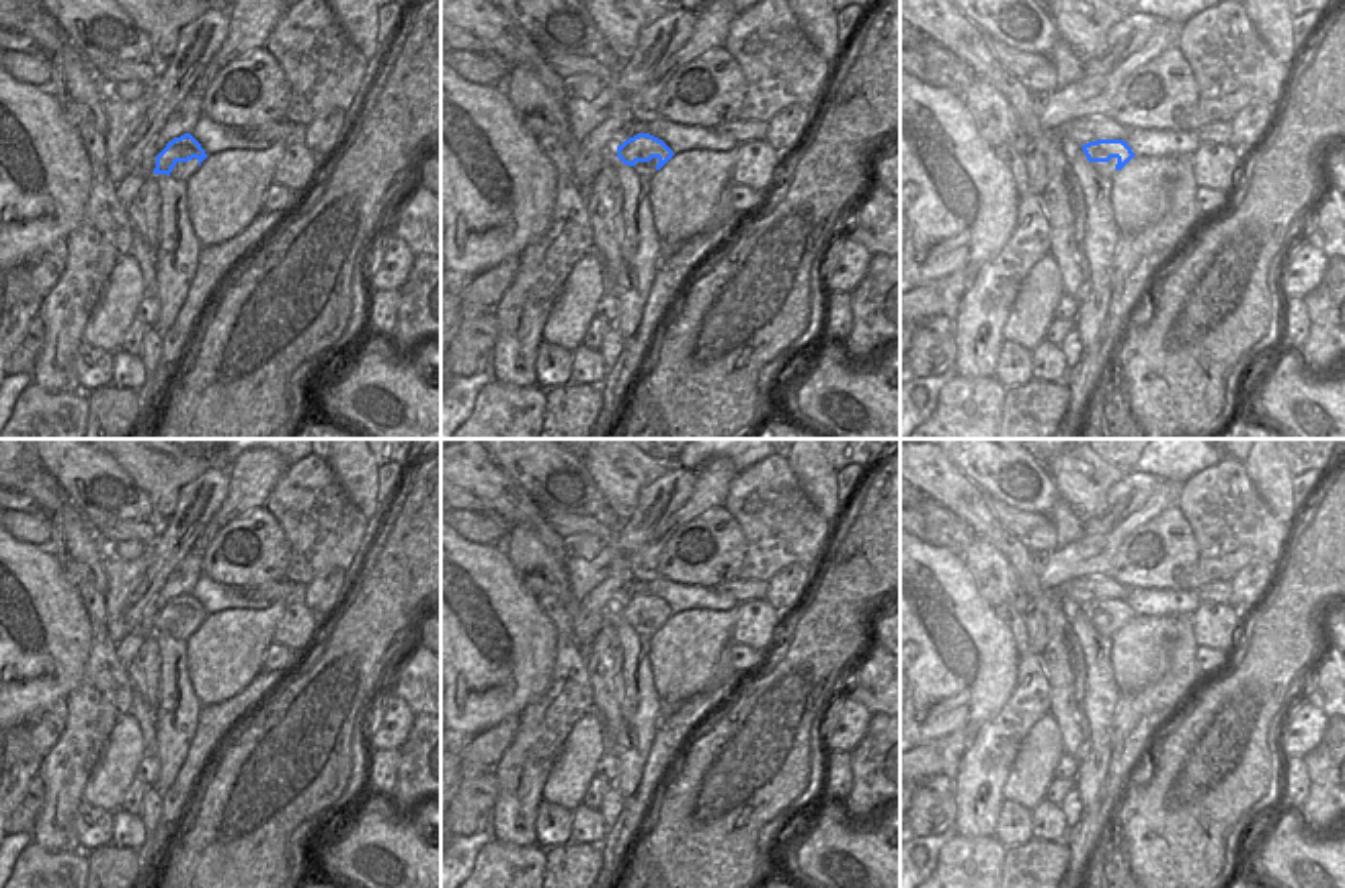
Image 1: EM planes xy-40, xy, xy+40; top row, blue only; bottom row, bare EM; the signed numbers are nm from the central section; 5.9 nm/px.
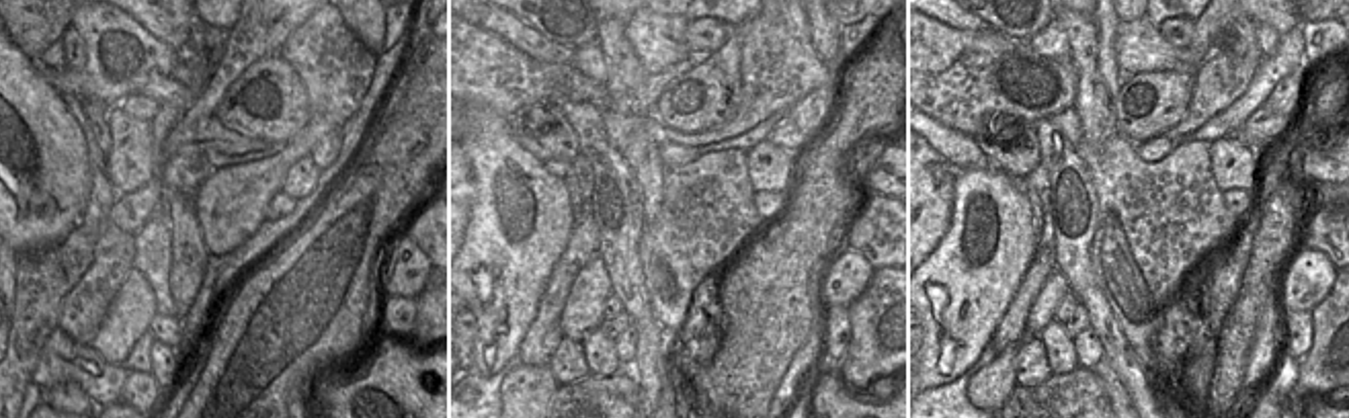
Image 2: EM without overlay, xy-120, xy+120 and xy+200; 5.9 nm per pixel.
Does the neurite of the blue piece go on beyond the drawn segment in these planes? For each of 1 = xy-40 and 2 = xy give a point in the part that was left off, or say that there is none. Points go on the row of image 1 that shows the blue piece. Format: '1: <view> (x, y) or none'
1: none
2: none

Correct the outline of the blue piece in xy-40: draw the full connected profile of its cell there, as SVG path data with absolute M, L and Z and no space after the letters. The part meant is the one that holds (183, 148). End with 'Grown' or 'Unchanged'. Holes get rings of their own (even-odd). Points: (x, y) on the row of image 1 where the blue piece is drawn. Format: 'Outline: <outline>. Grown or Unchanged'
Outline: M185 133L180 137L174 137L172 142L166 144L166 148L156 156L156 168L154 174L168 174L178 162L189 162L197 158L199 166L207 158L205 150L201 144L191 135Z. Unchanged

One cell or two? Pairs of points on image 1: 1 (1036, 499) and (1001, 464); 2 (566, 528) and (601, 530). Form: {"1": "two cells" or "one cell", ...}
{"1": "one cell", "2": "one cell"}

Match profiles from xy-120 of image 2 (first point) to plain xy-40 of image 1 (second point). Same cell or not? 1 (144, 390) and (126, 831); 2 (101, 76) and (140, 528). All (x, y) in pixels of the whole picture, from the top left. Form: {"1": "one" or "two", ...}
{"1": "one", "2": "two"}

